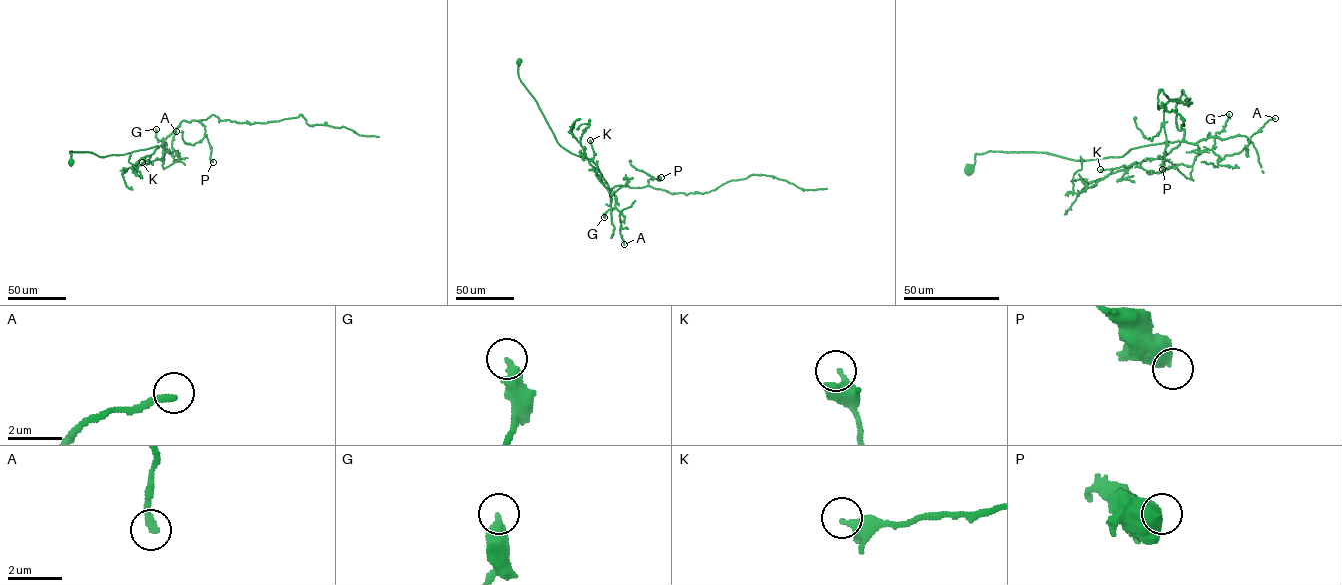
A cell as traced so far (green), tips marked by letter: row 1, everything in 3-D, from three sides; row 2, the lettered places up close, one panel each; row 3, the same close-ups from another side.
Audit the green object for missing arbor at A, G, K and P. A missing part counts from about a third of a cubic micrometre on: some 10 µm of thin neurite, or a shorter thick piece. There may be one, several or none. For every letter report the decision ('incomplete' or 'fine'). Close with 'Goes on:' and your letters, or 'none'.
A: fine
G: fine
K: fine
P: fine
Goes on: none

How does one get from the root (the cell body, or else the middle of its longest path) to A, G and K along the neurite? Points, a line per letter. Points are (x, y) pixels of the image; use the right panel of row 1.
A: (969, 169), (976, 153), (990, 151), (1091, 160), (1211, 137), (1212, 150), (1222, 159), (1239, 153), (1275, 118)
G: (969, 169), (976, 153), (990, 151), (1091, 160), (1166, 142), (1196, 143), (1222, 131), (1229, 114)
K: (969, 169), (976, 153), (990, 151), (1047, 152), (1091, 160), (1179, 142), (1161, 157), (1100, 169)

